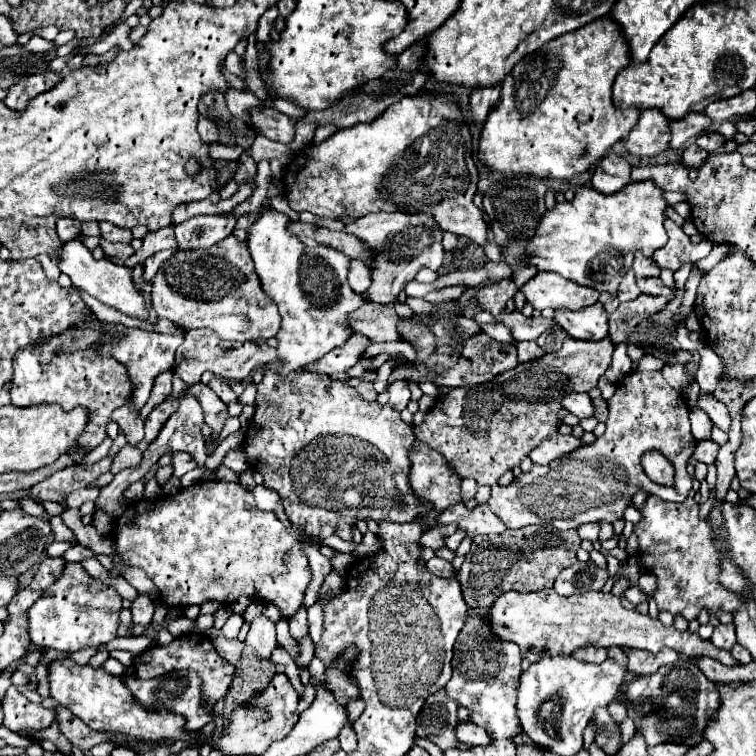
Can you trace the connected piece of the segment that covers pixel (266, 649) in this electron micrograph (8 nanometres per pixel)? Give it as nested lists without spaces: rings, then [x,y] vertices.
[[[259,615],[251,621],[251,629],[247,633],[247,639],[245,643],[257,651],[259,657],[267,659],[271,655],[271,651],[275,649],[277,645],[277,639],[275,639],[275,623],[271,619],[267,619],[265,615]]]

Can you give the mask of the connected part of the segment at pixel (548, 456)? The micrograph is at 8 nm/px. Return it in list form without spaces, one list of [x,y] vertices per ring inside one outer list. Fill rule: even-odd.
[[[551,435],[549,439],[541,441],[531,453],[529,453],[529,459],[533,463],[539,463],[539,465],[549,465],[553,459],[565,455],[565,453],[571,453],[575,451],[577,447],[581,447],[583,443],[575,437],[575,435]]]

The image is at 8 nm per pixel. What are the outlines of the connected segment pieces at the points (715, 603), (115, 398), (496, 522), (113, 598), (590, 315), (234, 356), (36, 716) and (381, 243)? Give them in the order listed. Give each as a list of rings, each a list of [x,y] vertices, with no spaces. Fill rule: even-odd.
[[[655,495],[647,497],[641,509],[641,523],[635,525],[635,535],[639,537],[639,557],[641,557],[643,569],[657,577],[657,591],[653,599],[657,601],[661,611],[669,611],[671,615],[683,615],[687,621],[697,619],[703,607],[707,607],[711,615],[715,615],[717,611],[725,611],[725,613],[737,611],[743,599],[723,589],[717,581],[719,579],[719,557],[721,557],[721,553],[717,551],[719,541],[711,537],[709,521],[699,519],[699,505],[695,499],[685,499],[683,503],[669,503]]]
[[[81,319],[81,327],[71,327],[69,331],[63,331],[63,335],[53,335],[53,339],[45,339],[37,343],[37,347],[25,347],[17,351],[13,357],[13,379],[11,379],[11,403],[17,407],[31,407],[31,405],[43,405],[43,403],[59,403],[61,407],[83,407],[87,409],[89,421],[83,429],[83,433],[77,439],[77,447],[91,451],[105,439],[105,427],[111,421],[111,413],[119,407],[123,407],[133,393],[133,383],[129,383],[129,375],[125,371],[123,363],[117,363],[117,359],[109,359],[109,355],[97,355],[93,351],[93,343],[97,343],[101,335],[97,335],[97,327],[89,323],[89,319]]]
[[[463,503],[453,505],[451,509],[447,509],[439,515],[439,525],[445,525],[445,523],[457,523],[471,537],[503,533],[507,529],[501,523],[501,519],[491,513],[489,505],[477,505],[475,509],[465,509]]]
[[[67,563],[61,579],[57,579],[29,609],[29,635],[33,645],[37,645],[41,651],[55,649],[63,653],[73,653],[91,645],[103,645],[117,637],[117,617],[121,609],[121,595],[111,587],[97,583],[79,563]]]
[[[601,303],[581,311],[555,311],[553,321],[573,339],[599,341],[607,337],[607,313],[603,311]]]
[[[205,327],[205,329],[193,329],[193,331],[185,333],[185,341],[177,349],[175,373],[187,385],[199,383],[199,379],[205,371],[211,371],[213,375],[219,375],[223,379],[243,381],[253,369],[257,369],[259,365],[265,365],[265,363],[273,363],[273,361],[277,361],[277,351],[273,347],[269,347],[265,341],[261,341],[261,343],[255,343],[255,341],[245,341],[245,343],[225,341],[225,339],[219,339],[213,329]]]
[[[11,685],[1,701],[3,709],[3,725],[11,729],[13,733],[25,731],[27,735],[47,729],[55,723],[55,709],[47,709],[43,705],[31,703],[25,695],[17,691],[15,685]]]
[[[369,213],[347,225],[345,231],[357,235],[375,253],[371,269],[373,283],[367,291],[369,299],[375,303],[397,301],[397,295],[419,273],[419,269],[429,267],[437,271],[443,265],[443,231],[437,227],[437,221],[429,213]]]

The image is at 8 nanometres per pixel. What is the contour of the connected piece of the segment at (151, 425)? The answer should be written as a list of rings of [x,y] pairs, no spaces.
[[[171,399],[171,401],[165,401],[151,411],[151,415],[145,421],[145,441],[147,443],[153,443],[153,439],[159,435],[165,421],[171,417],[171,413],[177,411],[177,403],[179,403],[177,399]]]

